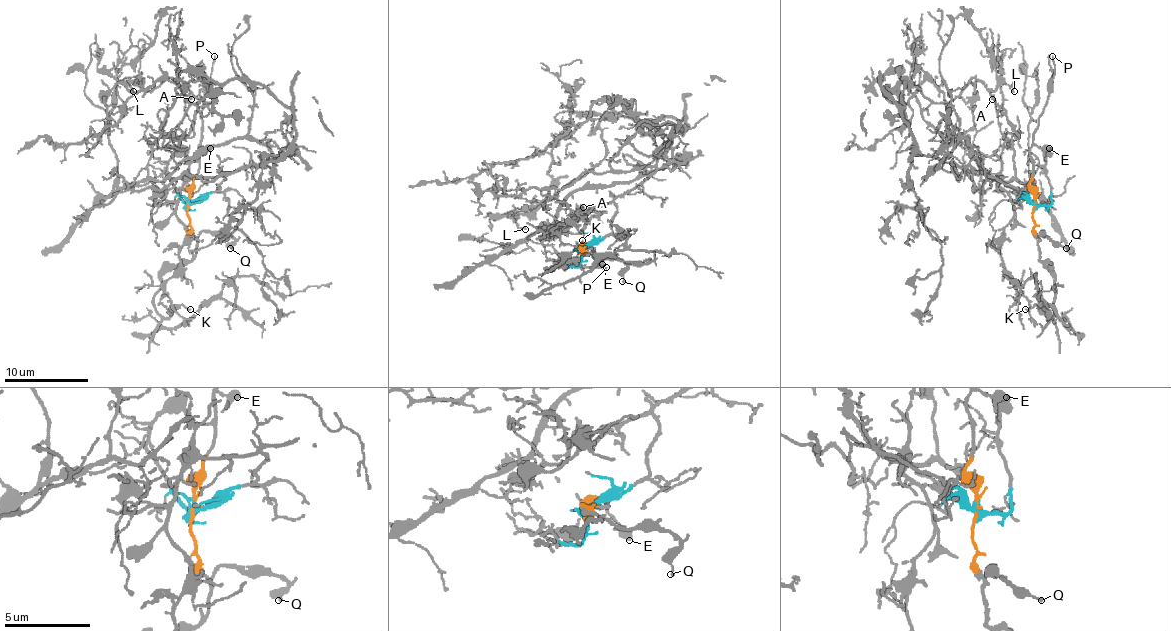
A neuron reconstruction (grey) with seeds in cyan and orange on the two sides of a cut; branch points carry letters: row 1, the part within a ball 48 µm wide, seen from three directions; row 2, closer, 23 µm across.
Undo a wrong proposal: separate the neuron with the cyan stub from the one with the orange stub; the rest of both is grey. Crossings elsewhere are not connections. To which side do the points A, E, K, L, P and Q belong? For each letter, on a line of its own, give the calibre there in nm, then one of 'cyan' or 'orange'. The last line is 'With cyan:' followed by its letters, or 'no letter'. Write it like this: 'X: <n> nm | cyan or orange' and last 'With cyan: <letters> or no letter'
A: 120 nm | cyan
E: 320 nm | orange
K: 100 nm | orange
L: 110 nm | cyan
P: 90 nm | orange
Q: 160 nm | orange
With cyan: A, L

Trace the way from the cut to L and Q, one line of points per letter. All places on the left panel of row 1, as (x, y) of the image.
L: (188, 204), (280, 156), (295, 114), (236, 78), (207, 83), (213, 104), (171, 78), (123, 83), (133, 91)
Q: (188, 204), (190, 229), (196, 236), (207, 232), (228, 234), (234, 240), (230, 248)

